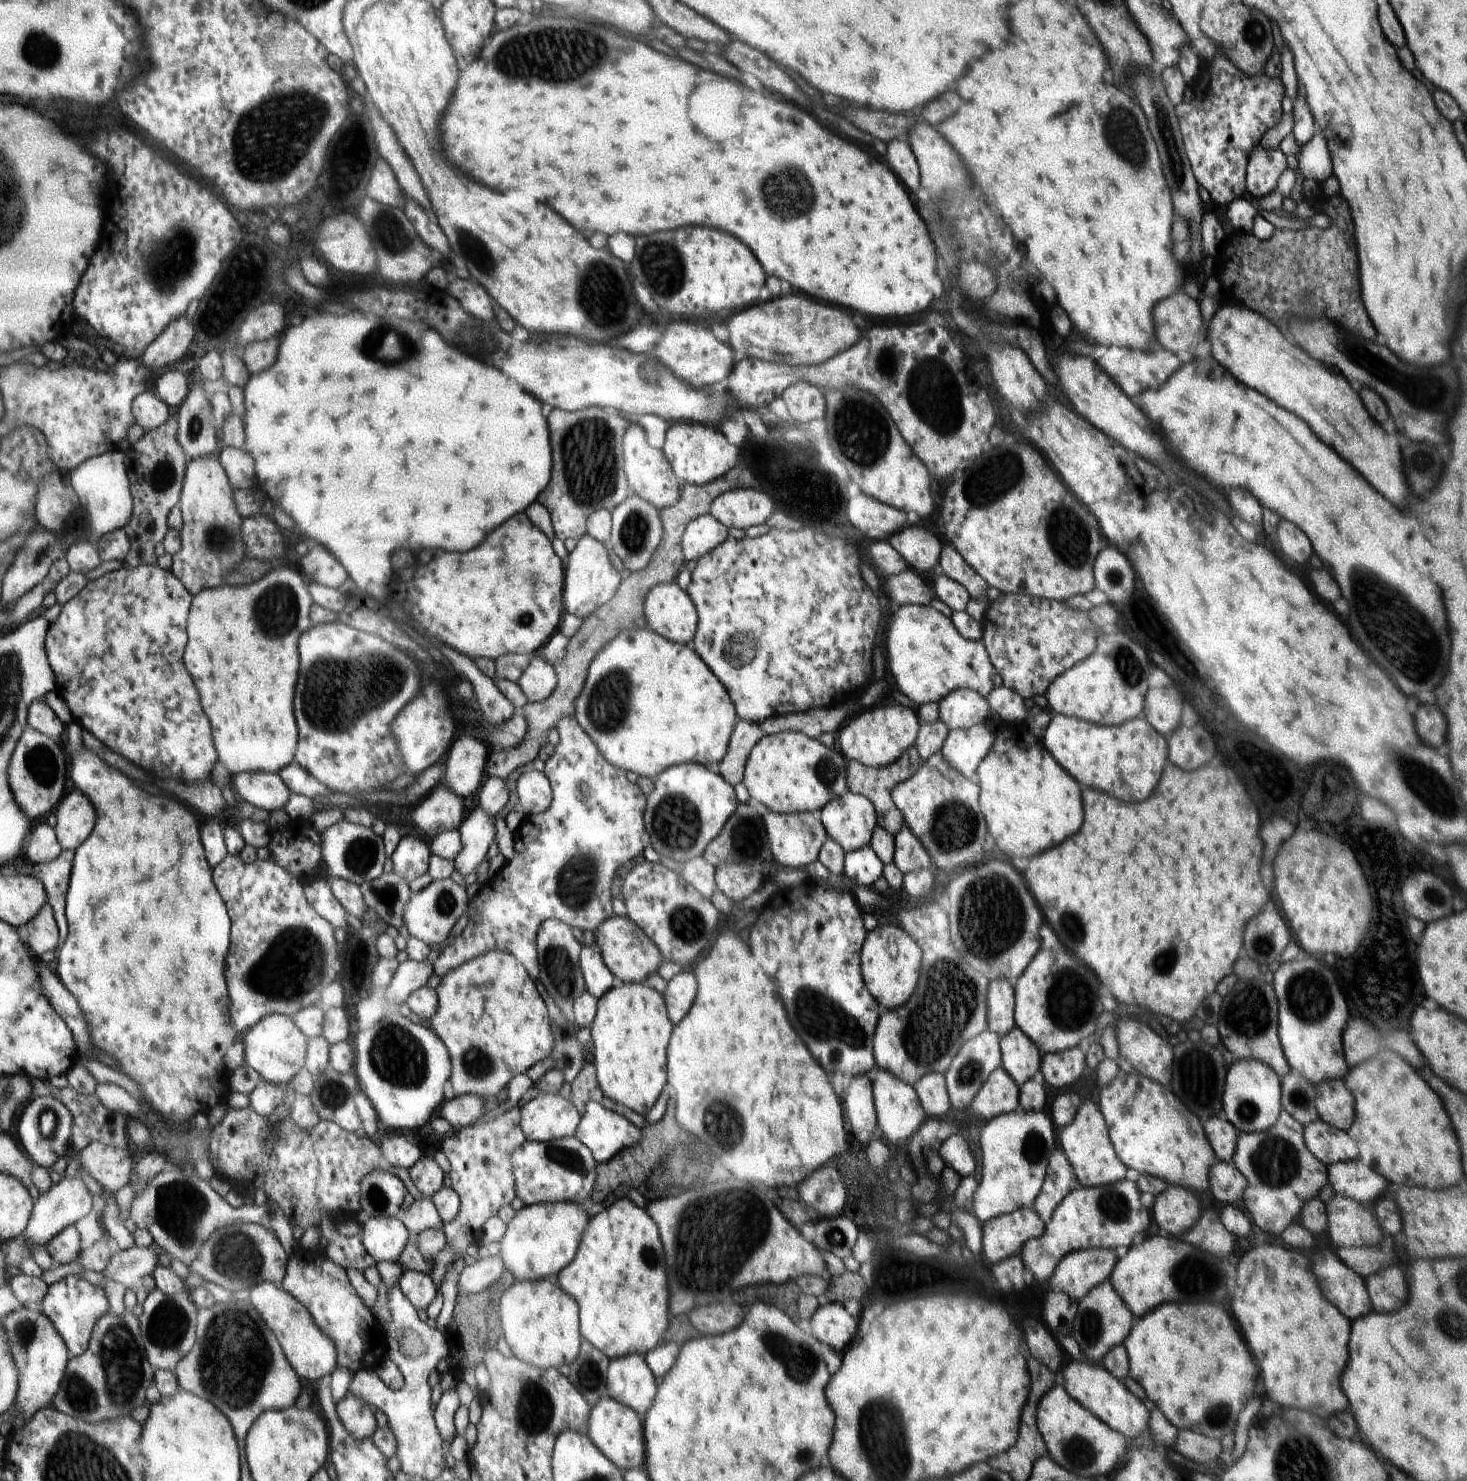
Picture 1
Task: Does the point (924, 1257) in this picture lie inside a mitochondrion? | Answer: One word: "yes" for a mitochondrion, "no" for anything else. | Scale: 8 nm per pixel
no

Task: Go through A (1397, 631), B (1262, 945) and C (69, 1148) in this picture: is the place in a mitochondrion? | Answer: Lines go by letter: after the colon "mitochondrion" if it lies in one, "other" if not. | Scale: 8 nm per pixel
A: mitochondrion
B: mitochondrion
C: other

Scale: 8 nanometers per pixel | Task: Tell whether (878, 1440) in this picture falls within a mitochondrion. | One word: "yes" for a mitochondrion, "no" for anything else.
yes

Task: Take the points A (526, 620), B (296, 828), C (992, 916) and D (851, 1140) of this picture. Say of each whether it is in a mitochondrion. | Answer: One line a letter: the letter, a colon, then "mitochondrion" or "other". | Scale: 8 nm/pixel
A: mitochondrion
B: other
C: mitochondrion
D: other

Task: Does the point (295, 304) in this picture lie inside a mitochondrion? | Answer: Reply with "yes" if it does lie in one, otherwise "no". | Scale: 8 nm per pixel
no

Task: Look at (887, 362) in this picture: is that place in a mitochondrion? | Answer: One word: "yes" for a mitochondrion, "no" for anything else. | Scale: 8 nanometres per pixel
no

